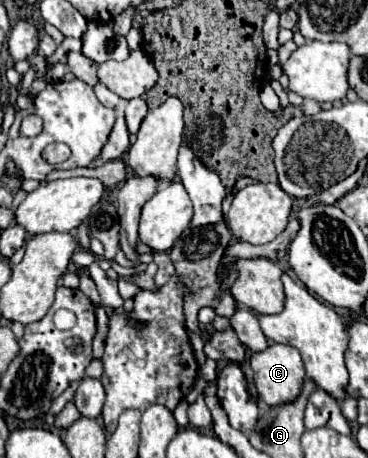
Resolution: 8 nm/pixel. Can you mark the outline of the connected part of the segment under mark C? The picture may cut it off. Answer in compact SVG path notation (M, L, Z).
M271 343L265 351L253 353L249 357L249 365L253 369L253 379L255 379L257 393L259 393L261 401L265 401L269 407L291 403L299 397L303 381L305 381L305 369L303 369L301 355L295 347L281 345L281 343Z

